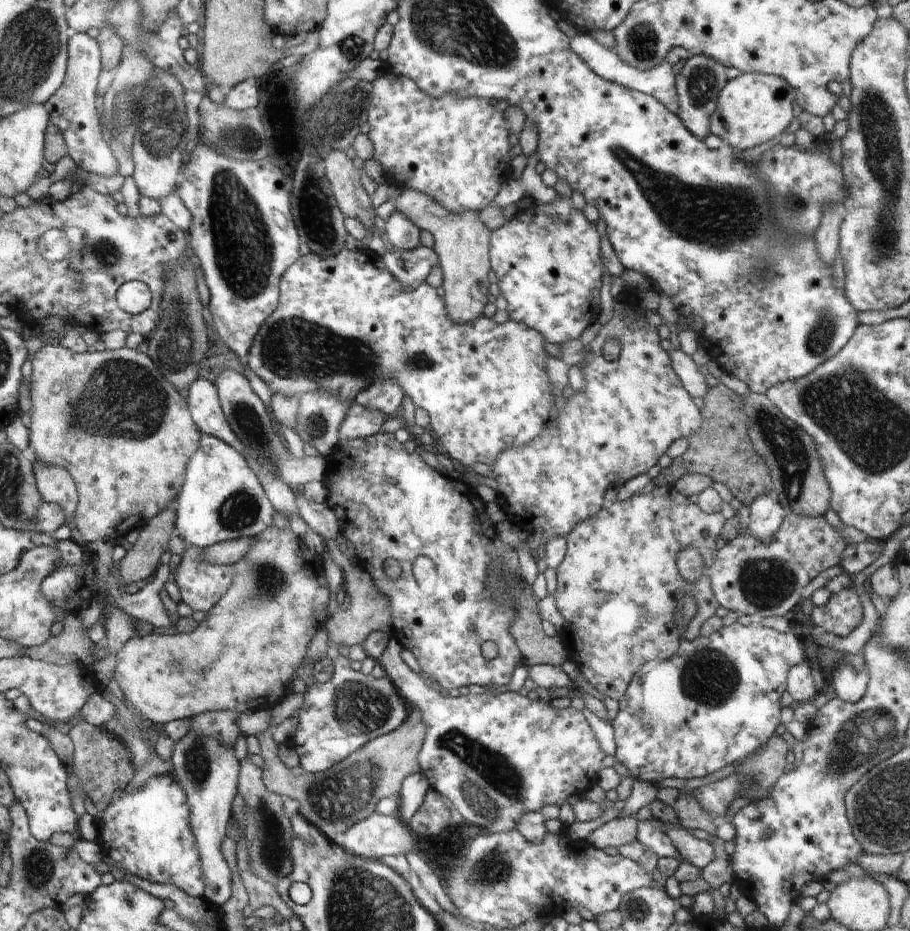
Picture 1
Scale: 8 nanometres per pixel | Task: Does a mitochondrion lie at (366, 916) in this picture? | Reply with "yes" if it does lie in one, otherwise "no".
yes

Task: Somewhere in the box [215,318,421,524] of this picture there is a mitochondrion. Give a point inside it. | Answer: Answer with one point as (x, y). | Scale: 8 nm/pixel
(249, 422)

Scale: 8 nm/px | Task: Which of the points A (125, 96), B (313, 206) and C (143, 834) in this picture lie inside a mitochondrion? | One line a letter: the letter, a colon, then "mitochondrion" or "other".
A: mitochondrion
B: mitochondrion
C: other

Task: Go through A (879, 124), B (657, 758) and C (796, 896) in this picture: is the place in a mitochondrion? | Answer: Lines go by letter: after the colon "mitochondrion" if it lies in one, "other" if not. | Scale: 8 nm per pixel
A: mitochondrion
B: other
C: other

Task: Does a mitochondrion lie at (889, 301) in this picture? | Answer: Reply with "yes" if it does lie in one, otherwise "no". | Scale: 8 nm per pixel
no

